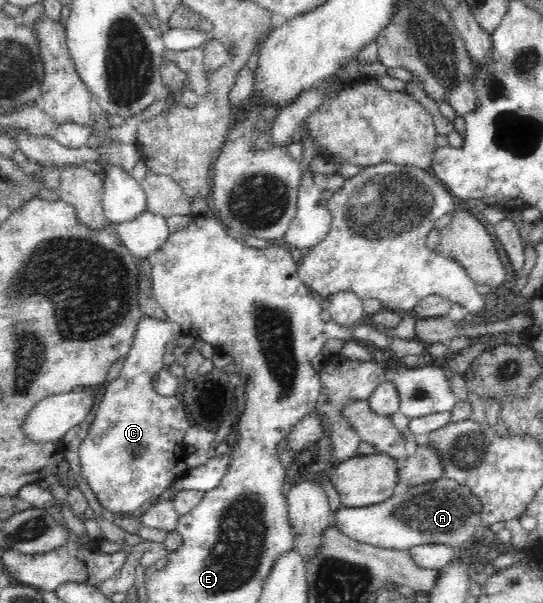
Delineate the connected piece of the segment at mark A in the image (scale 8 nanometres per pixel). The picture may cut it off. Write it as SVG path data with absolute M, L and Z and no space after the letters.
M441 478L437 481L421 482L403 494L393 495L385 501L363 508L339 508L332 514L335 527L347 537L382 547L406 551L415 545L430 543L450 545L459 548L478 538L485 530L481 521L483 502L471 489L459 482Z

